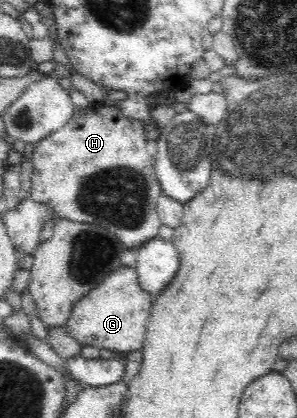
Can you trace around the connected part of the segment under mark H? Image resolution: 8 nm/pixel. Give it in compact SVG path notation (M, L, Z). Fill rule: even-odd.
M112 102L75 108L64 127L35 144L31 162L30 198L36 203L49 205L55 217L104 226L120 239L126 249L137 250L148 240L158 237L161 221L156 205L162 190L154 173L153 151L147 145L144 122L126 118Z

